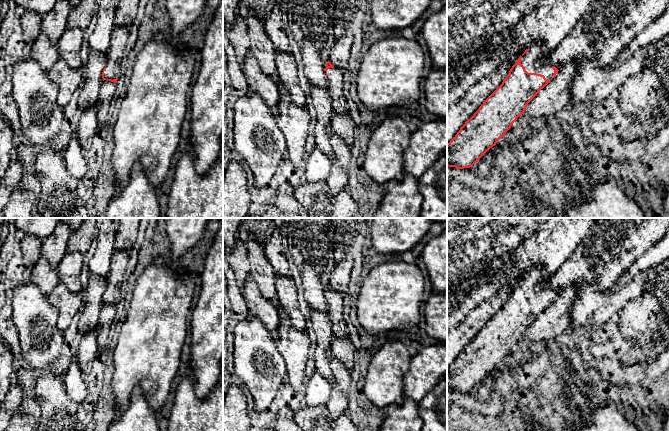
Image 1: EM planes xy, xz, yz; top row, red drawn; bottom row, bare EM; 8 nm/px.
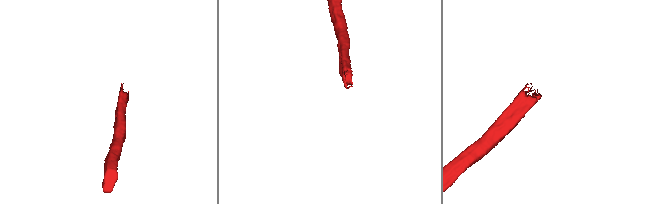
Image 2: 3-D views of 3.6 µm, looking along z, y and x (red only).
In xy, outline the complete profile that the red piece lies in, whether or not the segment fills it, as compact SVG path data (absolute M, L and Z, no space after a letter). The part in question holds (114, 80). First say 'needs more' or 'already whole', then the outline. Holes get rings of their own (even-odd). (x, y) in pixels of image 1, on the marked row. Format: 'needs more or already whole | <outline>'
needs more | M115 26L111 33L110 46L106 52L107 64L102 78L116 83L121 77L120 63L125 56L125 48L129 38L129 28Z

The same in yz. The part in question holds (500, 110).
needs more | M537 42L525 50L512 66L502 84L484 101L447 144L447 168L470 168L478 162L525 112L528 103L556 76L559 70L550 64L552 52L545 54L542 48L542 43Z

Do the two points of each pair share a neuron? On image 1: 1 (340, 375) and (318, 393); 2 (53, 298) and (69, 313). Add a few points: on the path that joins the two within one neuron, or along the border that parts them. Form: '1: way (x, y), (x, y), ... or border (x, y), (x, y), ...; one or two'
1: border (332, 386), (330, 396), (325, 403); two
2: way (57, 301), (65, 309); one

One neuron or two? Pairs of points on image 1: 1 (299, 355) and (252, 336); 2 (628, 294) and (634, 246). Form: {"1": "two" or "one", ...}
{"1": "two", "2": "two"}

